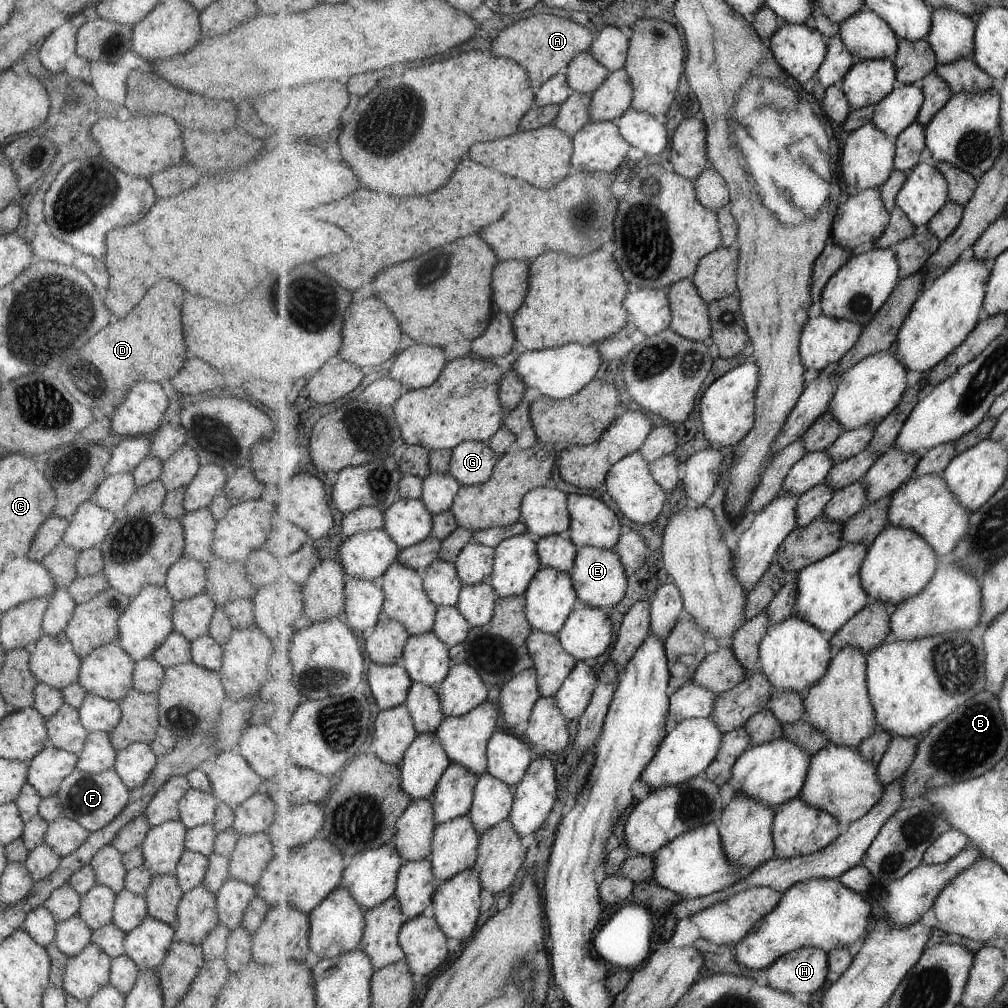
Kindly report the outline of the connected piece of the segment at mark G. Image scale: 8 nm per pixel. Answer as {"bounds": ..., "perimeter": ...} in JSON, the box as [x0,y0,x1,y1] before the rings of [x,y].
{"bounds":[450,441,499,485],"perimeter":[[[463,441],[452,450],[450,471],[462,485],[483,484],[493,474],[499,457],[489,442]]]}

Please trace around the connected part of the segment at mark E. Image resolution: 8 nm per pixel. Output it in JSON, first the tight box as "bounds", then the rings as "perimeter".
{"bounds":[570,546,627,610],"perimeter":[[[594,546],[580,547],[570,575],[574,580],[578,598],[592,607],[603,607],[609,610],[627,592],[626,568],[623,566],[620,554],[614,549],[604,549]]]}

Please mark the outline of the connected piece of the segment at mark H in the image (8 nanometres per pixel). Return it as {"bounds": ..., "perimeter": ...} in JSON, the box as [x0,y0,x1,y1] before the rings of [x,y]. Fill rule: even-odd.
{"bounds":[767,947,830,994],"perimeter":[[[803,947],[782,956],[767,969],[768,985],[775,990],[813,994],[827,984],[830,961],[827,951]]]}

